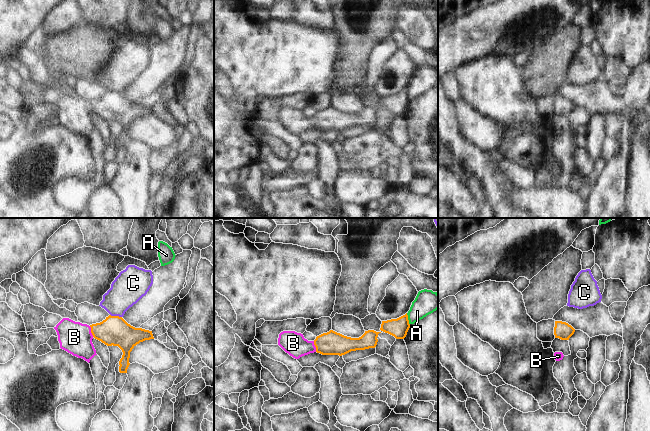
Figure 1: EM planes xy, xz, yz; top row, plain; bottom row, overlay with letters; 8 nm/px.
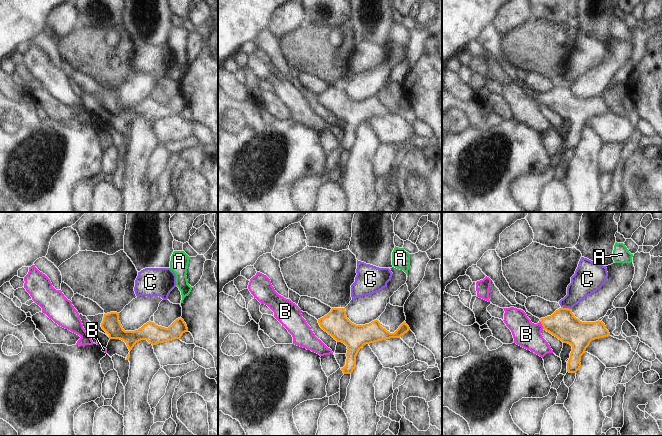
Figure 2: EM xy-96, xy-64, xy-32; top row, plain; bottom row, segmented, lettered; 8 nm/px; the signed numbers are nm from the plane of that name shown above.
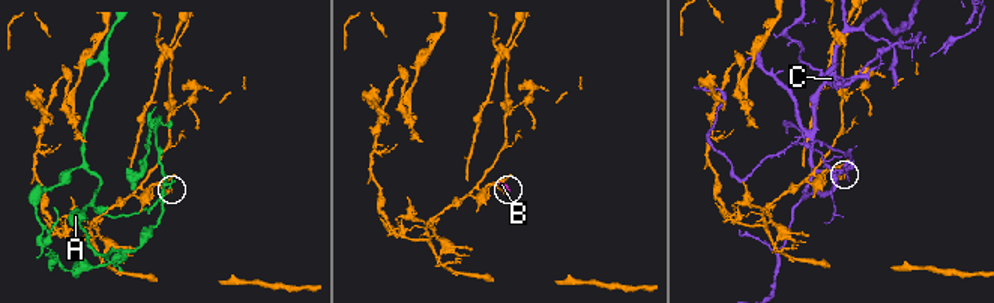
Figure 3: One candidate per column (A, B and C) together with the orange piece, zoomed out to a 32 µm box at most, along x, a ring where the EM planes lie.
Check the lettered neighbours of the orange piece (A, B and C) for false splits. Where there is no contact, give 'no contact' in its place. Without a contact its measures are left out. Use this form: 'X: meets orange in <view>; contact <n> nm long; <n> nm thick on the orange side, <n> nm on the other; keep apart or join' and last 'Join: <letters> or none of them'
A: meets orange in xz; contact 100 nm long; 150 nm thick on the orange side, 190 nm on the other; keep apart
B: meets orange in xy; contact 90 nm long; 240 nm thick on the orange side, 260 nm on the other; join
C: meets orange in xy; contact 100 nm long; 240 nm thick on the orange side, 260 nm on the other; keep apart
Join: B

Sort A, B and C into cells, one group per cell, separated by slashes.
A / B / C

